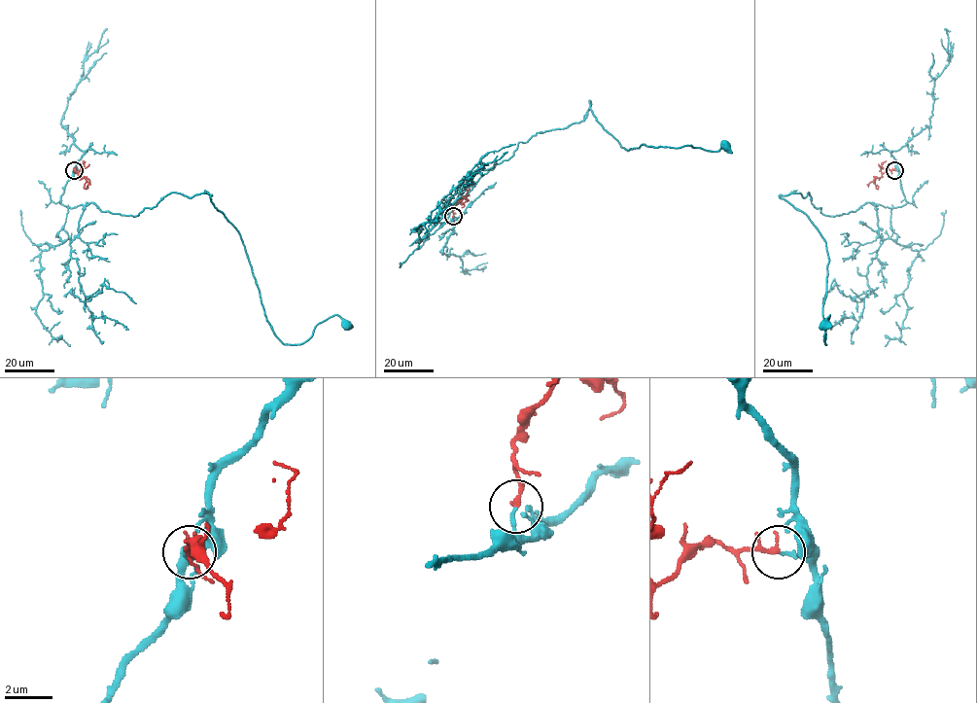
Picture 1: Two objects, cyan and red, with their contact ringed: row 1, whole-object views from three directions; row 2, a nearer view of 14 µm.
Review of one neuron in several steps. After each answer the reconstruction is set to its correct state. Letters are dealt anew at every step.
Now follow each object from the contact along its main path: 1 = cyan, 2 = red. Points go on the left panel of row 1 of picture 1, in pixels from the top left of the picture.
1: (74, 170), (60, 202), (71, 208), (134, 216), (170, 193), (211, 195), (284, 344), (335, 315), (347, 325)
2: (74, 170), (79, 177), (86, 179), (84, 188), (87, 185)

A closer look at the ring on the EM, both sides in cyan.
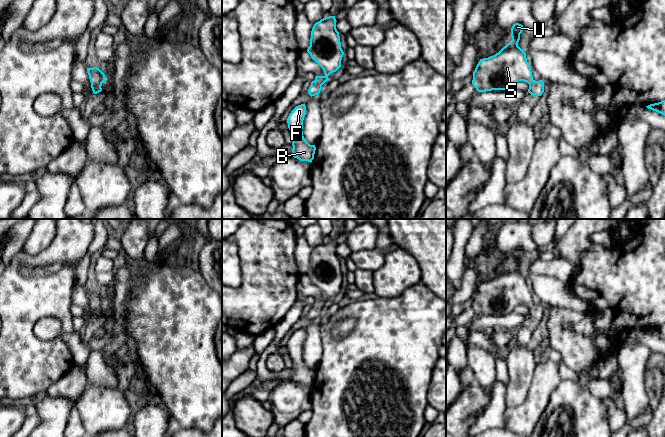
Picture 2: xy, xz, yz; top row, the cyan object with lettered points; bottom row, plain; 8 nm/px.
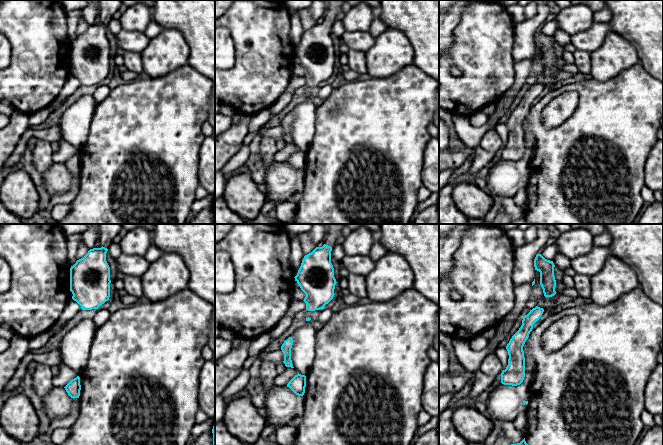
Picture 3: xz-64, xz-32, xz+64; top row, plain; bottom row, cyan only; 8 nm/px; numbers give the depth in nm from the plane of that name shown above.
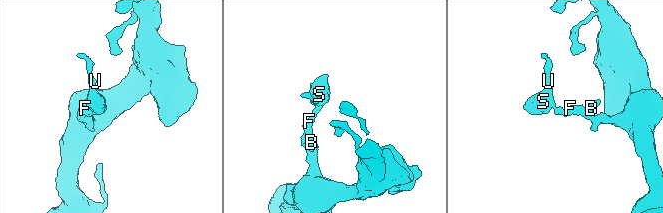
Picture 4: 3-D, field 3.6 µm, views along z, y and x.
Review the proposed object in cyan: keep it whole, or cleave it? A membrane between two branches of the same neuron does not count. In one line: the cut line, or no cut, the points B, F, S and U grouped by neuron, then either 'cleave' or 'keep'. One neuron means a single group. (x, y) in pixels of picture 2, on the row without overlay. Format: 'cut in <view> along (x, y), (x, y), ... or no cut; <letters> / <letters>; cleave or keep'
no cut; B F S U; keep

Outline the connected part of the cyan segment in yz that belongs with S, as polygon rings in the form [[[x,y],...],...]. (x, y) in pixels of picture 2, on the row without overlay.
[[[513,248],[512,264],[495,279],[480,283],[473,296],[472,304],[478,316],[509,314],[516,306],[524,305],[529,308],[528,316],[531,319],[541,320],[543,318],[543,304],[533,303],[526,277],[518,270],[523,254],[523,249]]]

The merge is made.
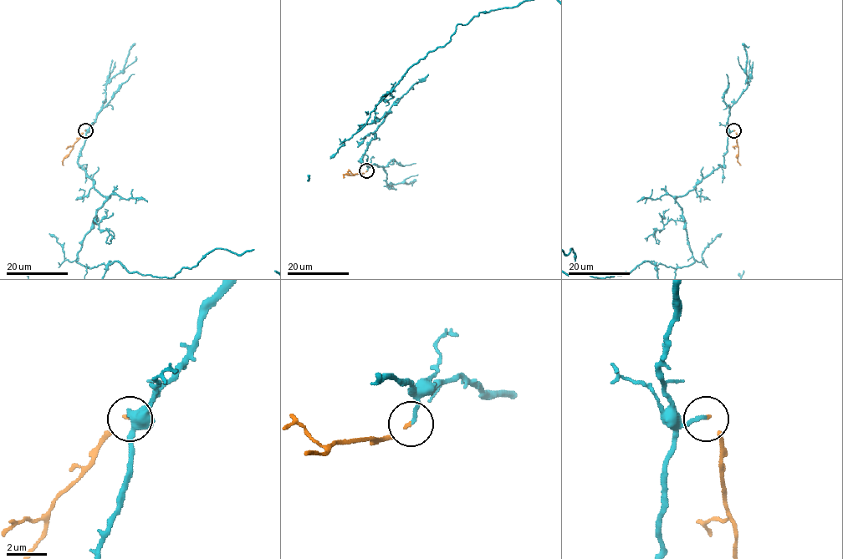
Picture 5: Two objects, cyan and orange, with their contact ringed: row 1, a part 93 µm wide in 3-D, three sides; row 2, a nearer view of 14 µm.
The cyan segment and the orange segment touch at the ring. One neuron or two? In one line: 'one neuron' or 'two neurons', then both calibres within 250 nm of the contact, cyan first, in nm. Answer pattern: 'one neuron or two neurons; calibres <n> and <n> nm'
one neuron; calibres 180 and 120 nm

